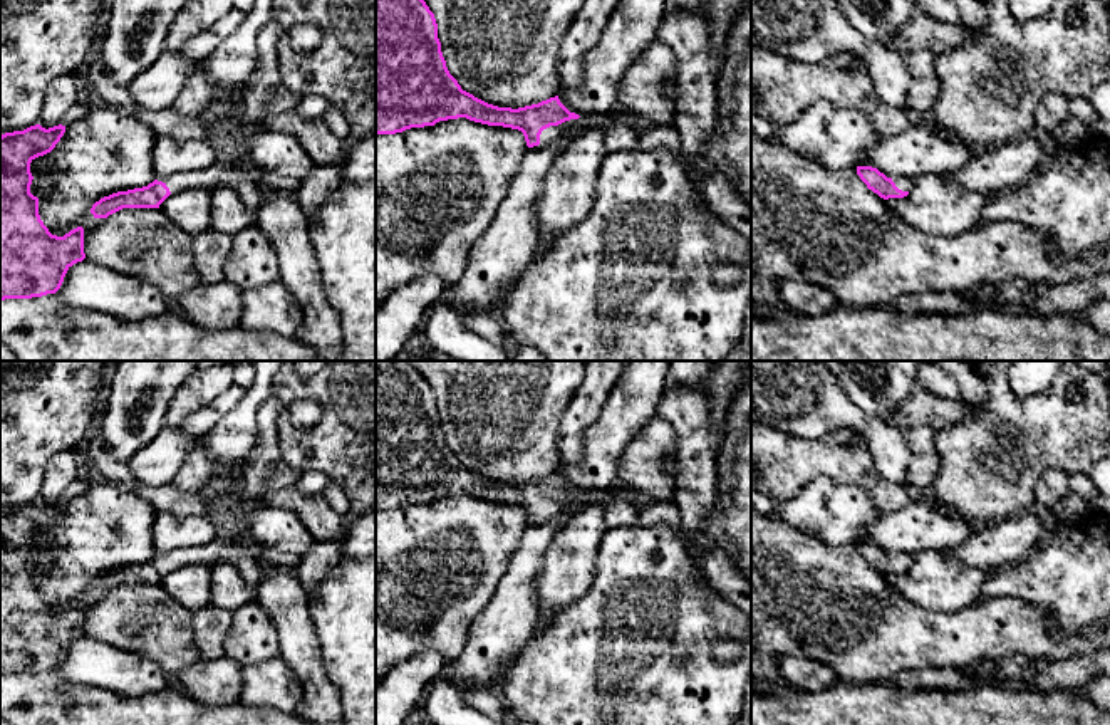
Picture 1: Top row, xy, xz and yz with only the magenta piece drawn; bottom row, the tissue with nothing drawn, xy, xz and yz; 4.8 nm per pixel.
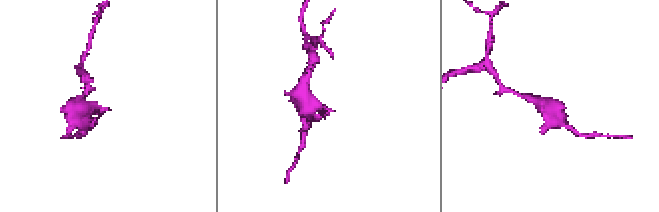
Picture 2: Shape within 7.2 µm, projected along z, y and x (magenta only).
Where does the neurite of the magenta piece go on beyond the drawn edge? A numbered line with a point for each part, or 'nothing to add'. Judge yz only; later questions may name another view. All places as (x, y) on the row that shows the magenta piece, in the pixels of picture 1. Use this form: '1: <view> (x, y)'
1: yz (902, 183)

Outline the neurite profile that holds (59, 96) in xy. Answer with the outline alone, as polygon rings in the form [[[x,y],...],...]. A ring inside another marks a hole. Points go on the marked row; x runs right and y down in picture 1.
[[[72,76],[52,79],[44,92],[44,104],[39,116],[39,124],[45,129],[59,126],[62,117],[77,102],[75,84]]]

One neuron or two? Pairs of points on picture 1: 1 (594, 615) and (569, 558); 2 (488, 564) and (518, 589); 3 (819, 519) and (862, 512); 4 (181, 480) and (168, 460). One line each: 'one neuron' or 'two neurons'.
1: two neurons
2: two neurons
3: one neuron
4: two neurons

